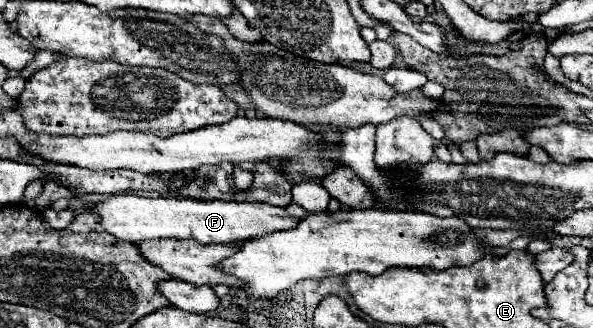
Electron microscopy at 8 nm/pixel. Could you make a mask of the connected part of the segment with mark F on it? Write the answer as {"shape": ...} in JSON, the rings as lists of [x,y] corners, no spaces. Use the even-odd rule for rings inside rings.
{"shape":[[[130,193],[110,195],[108,199],[94,203],[90,211],[100,217],[104,231],[130,243],[144,241],[144,239],[158,239],[158,237],[192,239],[202,245],[238,243],[250,239],[252,235],[294,227],[298,221],[298,219],[284,217],[280,207],[268,203],[196,201],[196,199],[176,199],[176,197],[144,197],[144,195],[130,195]]]}

